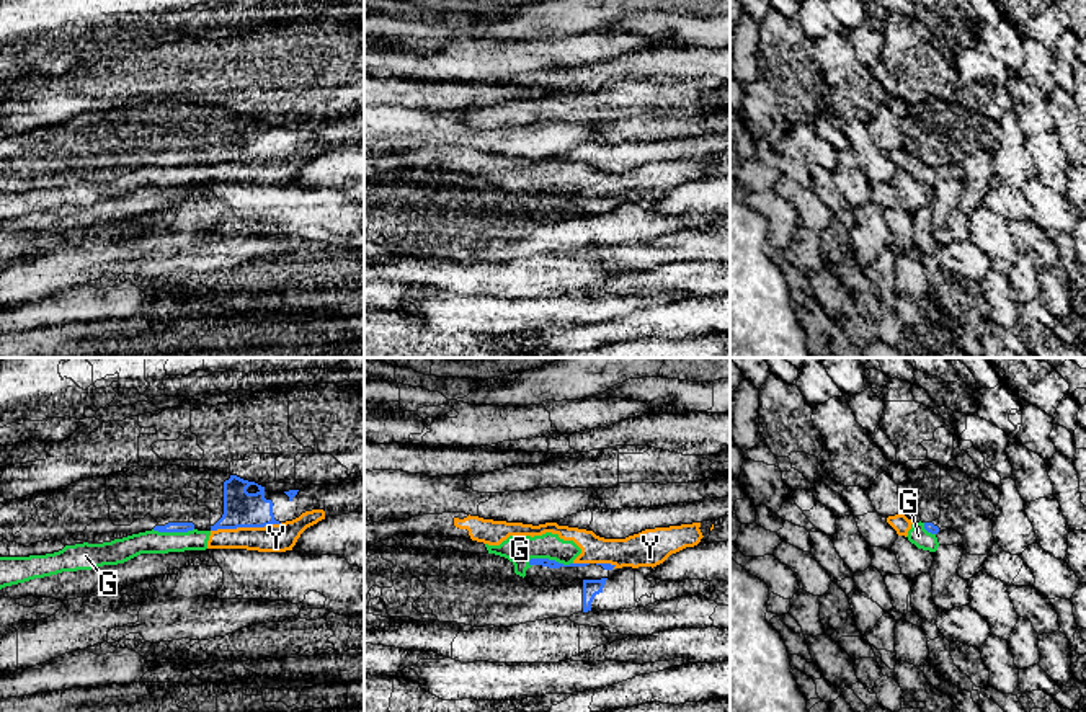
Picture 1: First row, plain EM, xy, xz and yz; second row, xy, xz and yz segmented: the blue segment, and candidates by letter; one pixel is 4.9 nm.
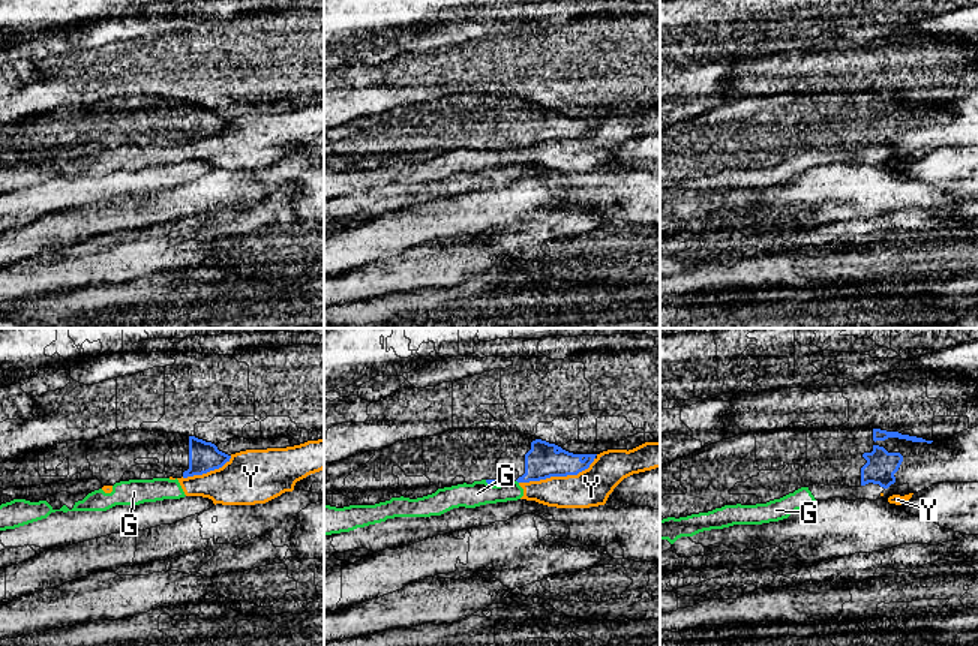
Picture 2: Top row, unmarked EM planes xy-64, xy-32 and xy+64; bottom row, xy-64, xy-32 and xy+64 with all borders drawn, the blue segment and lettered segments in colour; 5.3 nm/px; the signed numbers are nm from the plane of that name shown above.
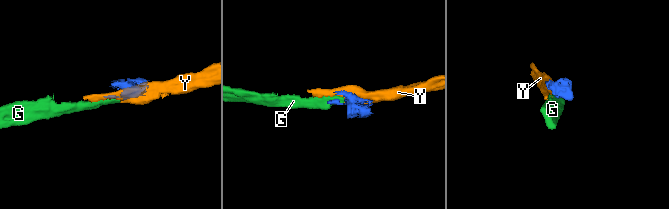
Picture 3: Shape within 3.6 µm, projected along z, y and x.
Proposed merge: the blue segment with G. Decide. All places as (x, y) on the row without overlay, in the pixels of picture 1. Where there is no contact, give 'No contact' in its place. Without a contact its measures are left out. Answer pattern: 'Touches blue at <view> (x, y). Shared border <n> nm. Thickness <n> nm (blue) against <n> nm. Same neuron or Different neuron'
Touches blue at xz (551, 195). Shared border 220 nm. Thickness 50 nm (blue) against 140 nm. Different neuron

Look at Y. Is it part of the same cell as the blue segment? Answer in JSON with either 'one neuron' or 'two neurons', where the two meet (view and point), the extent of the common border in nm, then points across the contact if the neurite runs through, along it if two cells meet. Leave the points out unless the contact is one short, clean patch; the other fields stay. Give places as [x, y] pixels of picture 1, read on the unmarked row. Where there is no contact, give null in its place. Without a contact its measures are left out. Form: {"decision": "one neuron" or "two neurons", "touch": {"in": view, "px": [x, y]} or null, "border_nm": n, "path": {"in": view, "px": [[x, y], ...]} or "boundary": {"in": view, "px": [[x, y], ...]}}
{"decision": "two neurons", "touch": {"in": "xy", "px": [245, 160]}, "border_nm": 360, "boundary": {"in": "xy", "px": [[281, 157], [255, 162], [218, 162], [211, 165]]}}

